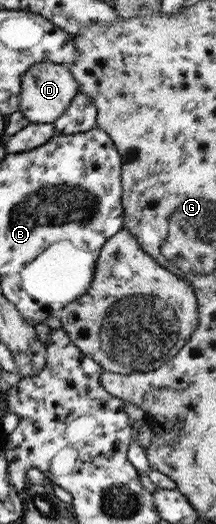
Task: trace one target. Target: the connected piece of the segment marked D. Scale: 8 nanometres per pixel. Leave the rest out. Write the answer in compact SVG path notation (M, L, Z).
M48 60L38 62L22 76L21 114L36 125L54 123L66 112L79 90L78 81L67 66Z

